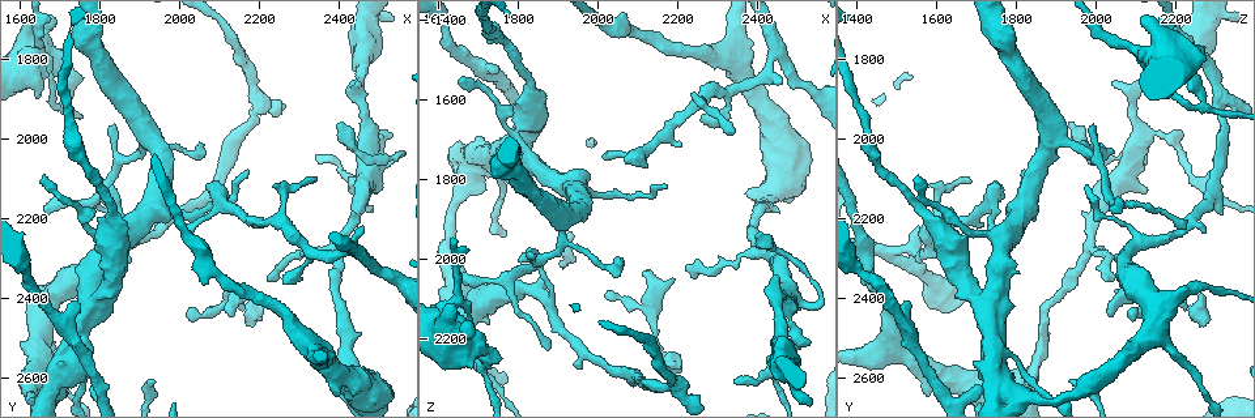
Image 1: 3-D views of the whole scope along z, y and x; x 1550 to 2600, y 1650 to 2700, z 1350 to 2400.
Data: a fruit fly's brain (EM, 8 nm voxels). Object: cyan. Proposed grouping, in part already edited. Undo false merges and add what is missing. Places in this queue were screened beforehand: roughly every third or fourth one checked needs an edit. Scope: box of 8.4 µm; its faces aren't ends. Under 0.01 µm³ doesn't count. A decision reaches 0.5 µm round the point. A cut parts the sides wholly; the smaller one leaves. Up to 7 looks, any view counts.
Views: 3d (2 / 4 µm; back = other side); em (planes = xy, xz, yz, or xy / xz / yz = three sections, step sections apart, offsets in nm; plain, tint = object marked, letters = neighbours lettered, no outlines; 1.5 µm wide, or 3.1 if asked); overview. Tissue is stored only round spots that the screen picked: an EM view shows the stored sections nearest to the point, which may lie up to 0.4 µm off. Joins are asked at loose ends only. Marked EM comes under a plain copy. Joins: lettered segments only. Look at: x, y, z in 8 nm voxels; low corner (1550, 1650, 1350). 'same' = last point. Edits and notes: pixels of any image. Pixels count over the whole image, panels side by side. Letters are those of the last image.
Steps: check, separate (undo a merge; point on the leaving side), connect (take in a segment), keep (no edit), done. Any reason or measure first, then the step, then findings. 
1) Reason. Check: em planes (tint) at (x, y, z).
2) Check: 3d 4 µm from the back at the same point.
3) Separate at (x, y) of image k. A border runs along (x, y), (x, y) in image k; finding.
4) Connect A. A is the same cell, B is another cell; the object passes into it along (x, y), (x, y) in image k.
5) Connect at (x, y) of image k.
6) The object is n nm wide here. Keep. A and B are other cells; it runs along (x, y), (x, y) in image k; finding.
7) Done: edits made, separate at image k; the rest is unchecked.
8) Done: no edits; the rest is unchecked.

Calibre changes. Check: 3d 4 µm at (1725, 2375, 2295).

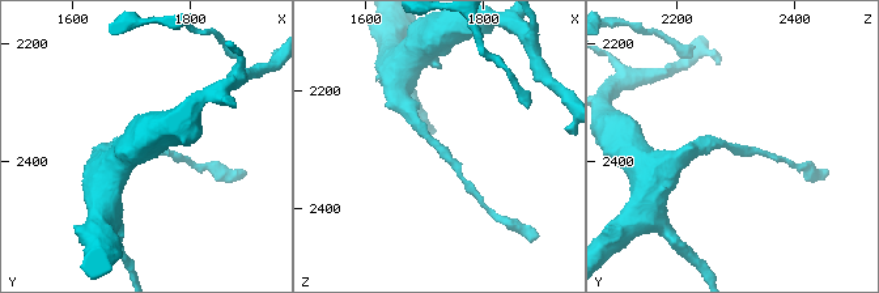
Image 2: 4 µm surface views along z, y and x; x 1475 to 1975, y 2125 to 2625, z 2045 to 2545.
Need the tissue. Check: em yz step 8 (tint) at (1730, 2385, 2295).

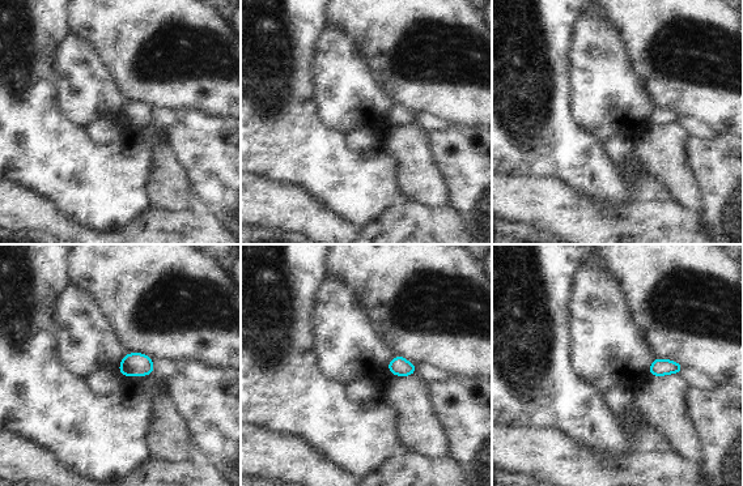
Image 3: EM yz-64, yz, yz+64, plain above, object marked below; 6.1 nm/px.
Another direction. Check: em planes (letters) at the same point.

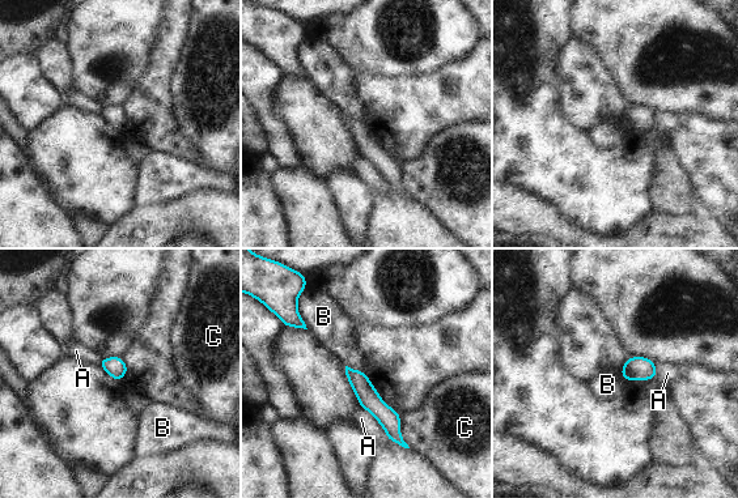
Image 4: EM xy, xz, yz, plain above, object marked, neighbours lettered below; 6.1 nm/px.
Keep. A, B and C are other cells; a border runs along (297, 305), (297, 313), (308, 328) in image 4; continuous, no second cell.

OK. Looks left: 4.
Abrupt turn. Check: 3d 4 µm at (2020, 2030, 2020).

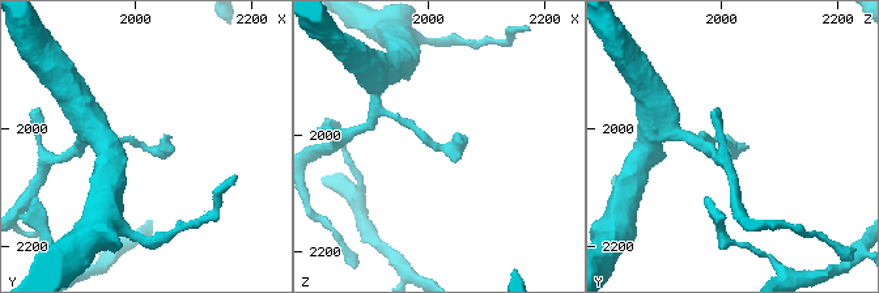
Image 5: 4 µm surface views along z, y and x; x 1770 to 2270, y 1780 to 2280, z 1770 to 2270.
Now the EM. Check: em xz step 4 (tint) at (2025, 2040, 2025).

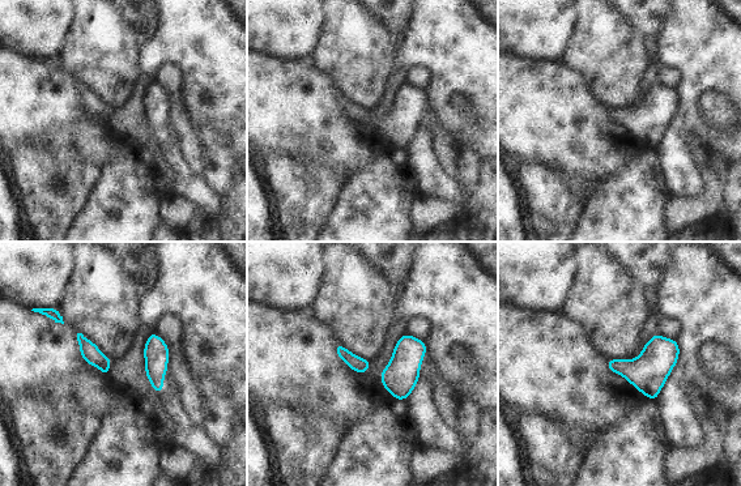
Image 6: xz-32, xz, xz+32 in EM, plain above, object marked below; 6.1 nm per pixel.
Check: em xz step 4 (letters) at the same point.

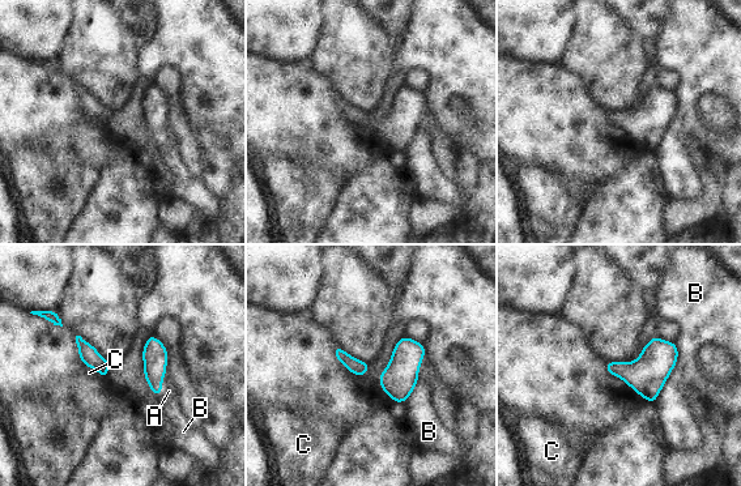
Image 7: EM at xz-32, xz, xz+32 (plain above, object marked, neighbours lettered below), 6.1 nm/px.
The object is 60 nm wide here. Keep. A, B and C are other cells; a border runs along (86, 366), (93, 367), (102, 376) in image 7; all the same cell.

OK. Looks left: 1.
Done: no edits; the rest is unchecked.

